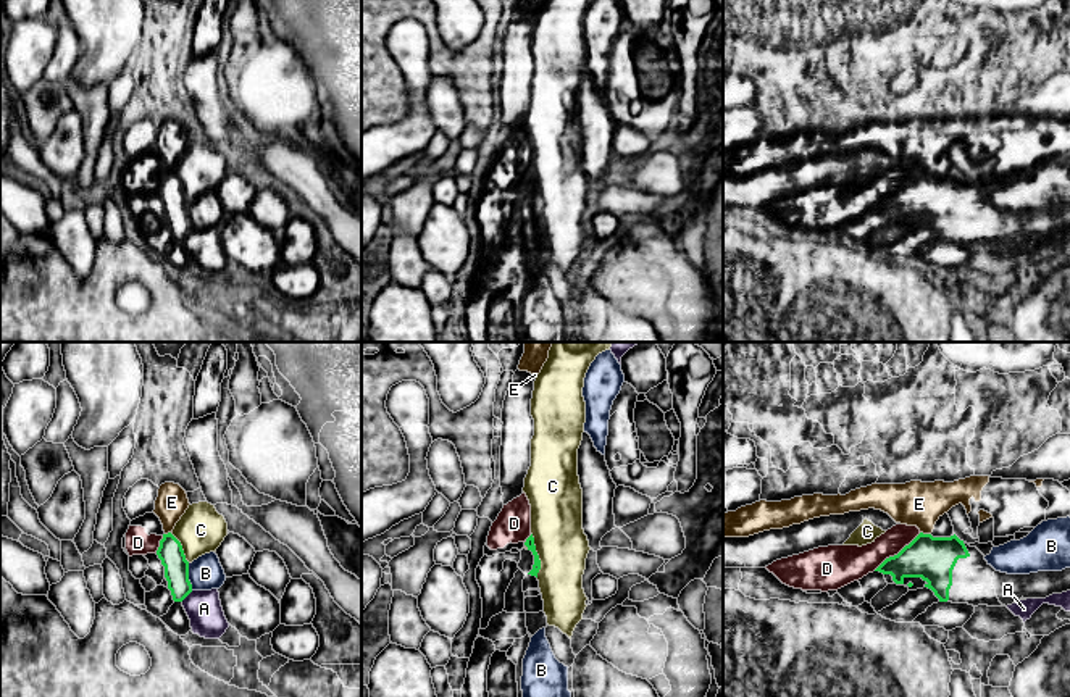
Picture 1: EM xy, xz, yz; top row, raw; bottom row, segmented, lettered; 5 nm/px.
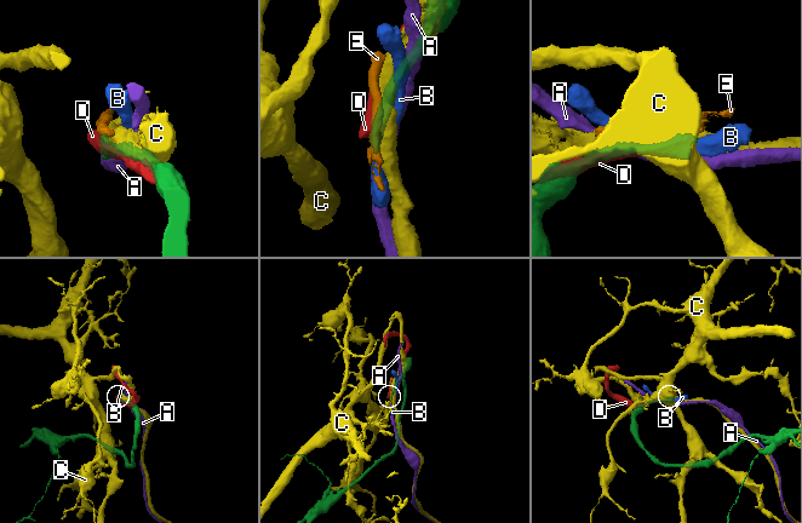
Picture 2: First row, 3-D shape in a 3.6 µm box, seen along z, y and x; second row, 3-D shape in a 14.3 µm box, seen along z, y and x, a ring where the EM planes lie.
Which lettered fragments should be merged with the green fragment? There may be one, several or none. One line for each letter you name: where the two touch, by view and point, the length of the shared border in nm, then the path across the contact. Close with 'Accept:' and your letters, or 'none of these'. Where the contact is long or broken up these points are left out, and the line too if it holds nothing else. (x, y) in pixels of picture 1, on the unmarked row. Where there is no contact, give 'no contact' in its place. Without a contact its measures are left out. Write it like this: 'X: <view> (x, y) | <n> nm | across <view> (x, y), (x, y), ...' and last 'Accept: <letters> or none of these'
Accept: none of these

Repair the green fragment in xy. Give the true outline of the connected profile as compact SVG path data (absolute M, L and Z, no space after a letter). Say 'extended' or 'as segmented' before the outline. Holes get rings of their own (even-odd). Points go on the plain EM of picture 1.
as segmented; M171 171L163 173L157 194L165 205L165 216L173 239L182 240L192 231L192 223L189 219L189 200L181 181Z

